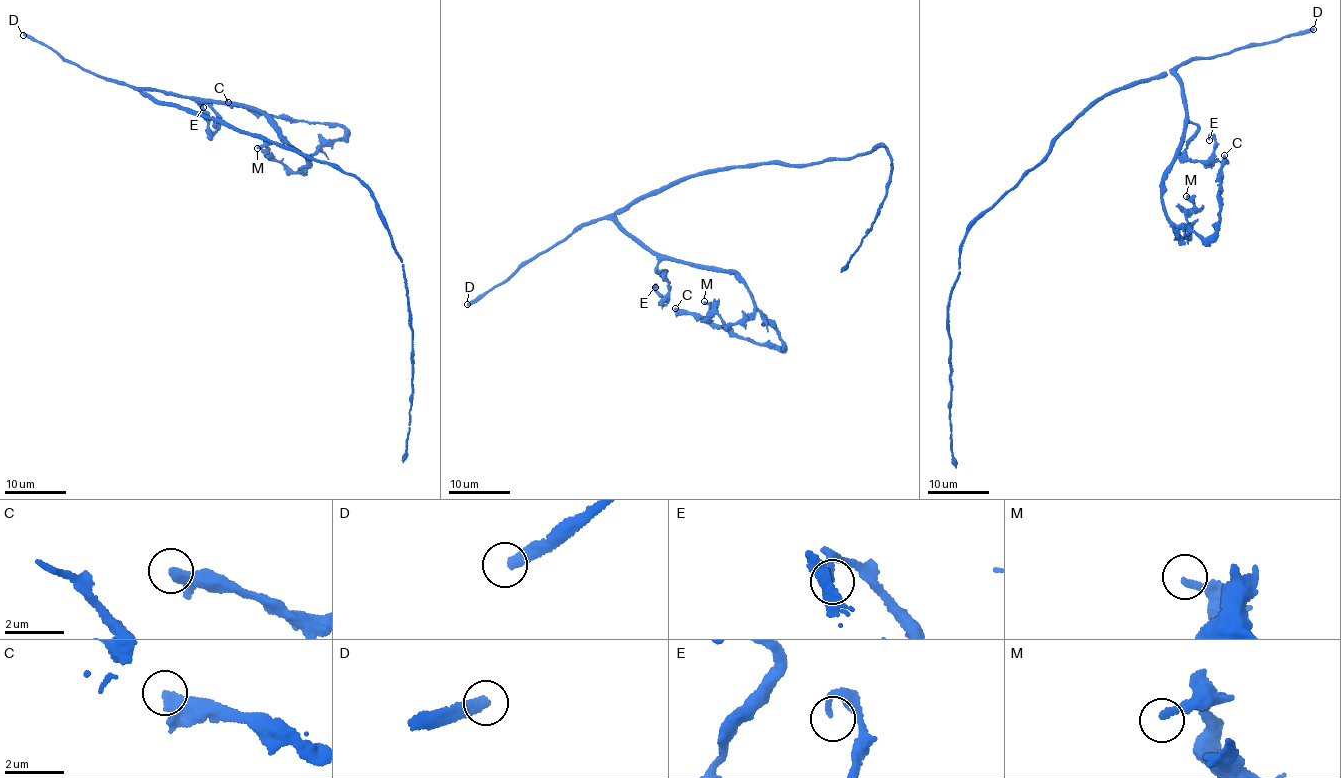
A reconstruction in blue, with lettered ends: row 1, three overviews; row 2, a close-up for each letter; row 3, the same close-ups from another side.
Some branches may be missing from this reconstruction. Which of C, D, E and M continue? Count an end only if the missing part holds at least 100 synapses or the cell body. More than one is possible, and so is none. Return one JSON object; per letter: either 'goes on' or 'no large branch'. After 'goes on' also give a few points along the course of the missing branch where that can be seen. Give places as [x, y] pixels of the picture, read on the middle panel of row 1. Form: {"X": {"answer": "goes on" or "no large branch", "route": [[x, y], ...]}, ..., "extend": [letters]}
{"C": {"answer": "no large branch"}, "D": {"answer": "goes on"}, "E": {"answer": "no large branch"}, "M": {"answer": "no large branch"}, "extend": ["D"]}

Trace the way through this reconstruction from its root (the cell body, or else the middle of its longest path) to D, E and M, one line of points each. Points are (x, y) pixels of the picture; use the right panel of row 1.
D: (1093, 105), (1113, 89), (1167, 72), (1189, 58), (1216, 55), (1313, 29)
E: (1093, 105), (1113, 89), (1170, 71), (1197, 128), (1187, 157), (1205, 162), (1213, 152), (1209, 140)
M: (1093, 105), (1119, 87), (1173, 73), (1186, 117), (1160, 201), (1183, 238), (1193, 209), (1186, 196)

